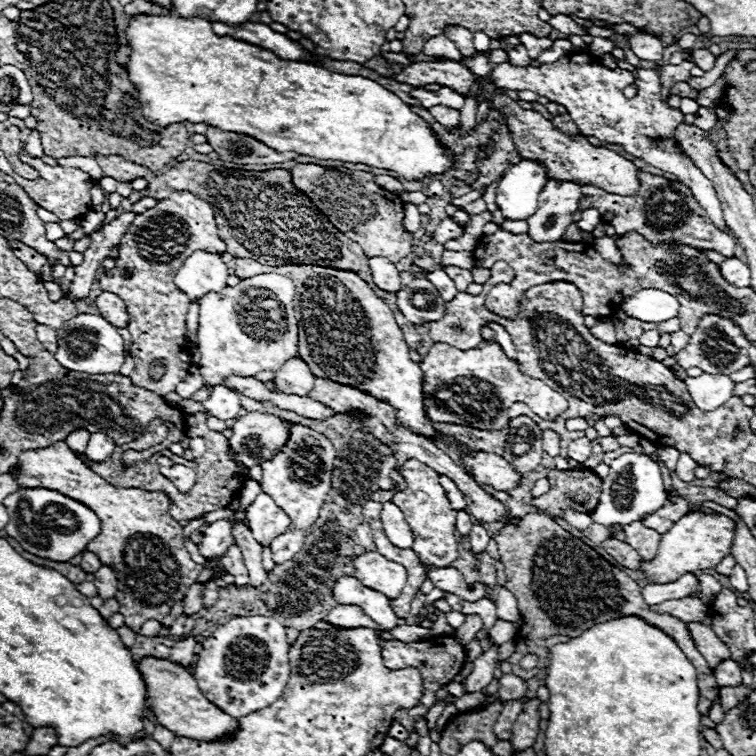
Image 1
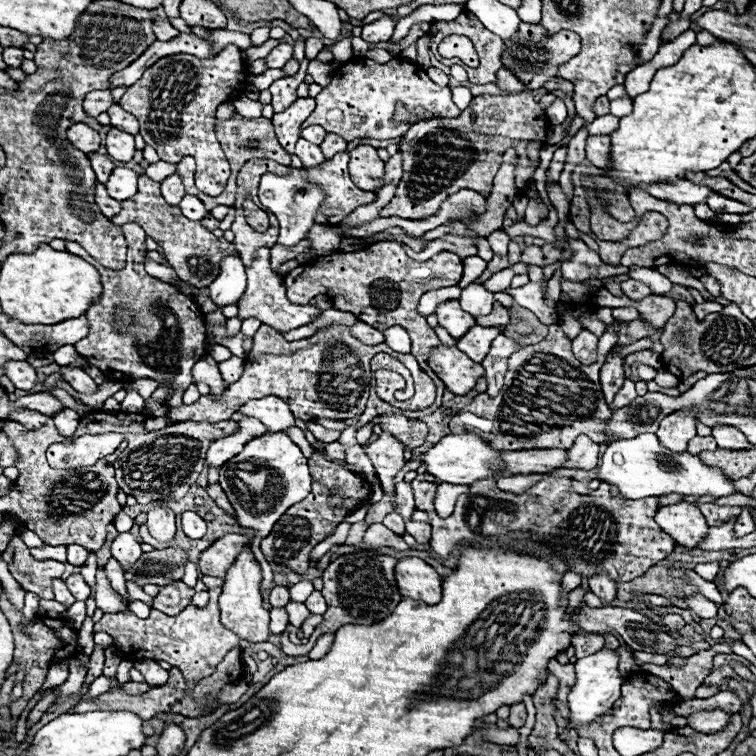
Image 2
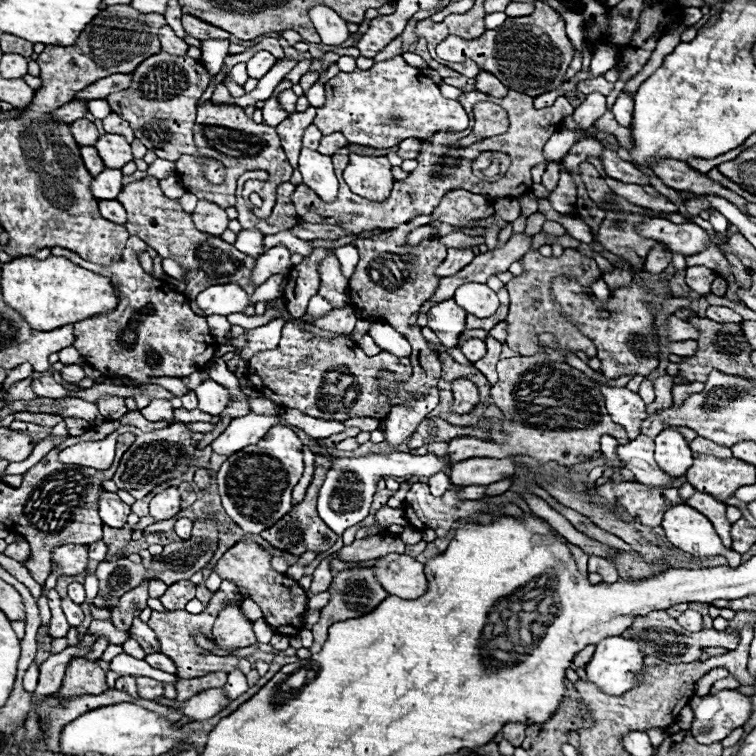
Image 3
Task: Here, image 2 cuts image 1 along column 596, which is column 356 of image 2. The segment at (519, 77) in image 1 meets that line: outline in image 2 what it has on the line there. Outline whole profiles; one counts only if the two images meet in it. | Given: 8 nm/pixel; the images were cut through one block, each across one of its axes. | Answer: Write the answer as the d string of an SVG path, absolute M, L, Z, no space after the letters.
M356 58L350 60L346 64L340 64L330 80L330 84L316 96L316 110L312 112L310 118L306 118L306 122L302 124L302 128L306 128L308 124L318 124L322 126L326 132L334 132L338 136L342 136L344 140L352 142L356 138L376 138L376 140L390 140L390 138L402 138L408 128L420 120L432 120L432 118L416 118L410 124L394 124L394 112L396 112L396 104L404 104L408 110L428 110L432 112L436 118L458 118L462 110L458 110L458 106L452 102L450 90L442 88L438 84L434 84L426 72L412 62L404 62L402 58L392 58L386 64L376 64L368 58Z

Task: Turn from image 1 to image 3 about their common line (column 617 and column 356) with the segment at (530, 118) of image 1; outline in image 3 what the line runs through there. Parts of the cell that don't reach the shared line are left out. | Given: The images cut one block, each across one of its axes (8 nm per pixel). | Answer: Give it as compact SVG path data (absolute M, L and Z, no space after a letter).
M350 154L350 162L344 170L344 180L350 190L368 200L386 200L390 196L394 178L386 156L360 156Z

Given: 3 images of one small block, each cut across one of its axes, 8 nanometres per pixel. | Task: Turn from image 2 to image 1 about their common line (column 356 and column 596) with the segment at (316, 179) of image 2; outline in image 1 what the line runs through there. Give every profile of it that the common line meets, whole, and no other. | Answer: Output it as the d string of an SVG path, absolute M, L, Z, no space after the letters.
M640 172L640 190L634 196L616 196L596 186L582 184L580 208L584 210L590 206L600 210L602 220L606 224L612 224L616 234L638 232L650 242L666 240L666 242L676 242L676 244L690 244L694 248L716 250L720 254L734 254L736 240L712 224L708 214L698 206L698 202L694 202L688 188L664 176L652 176L648 172Z

